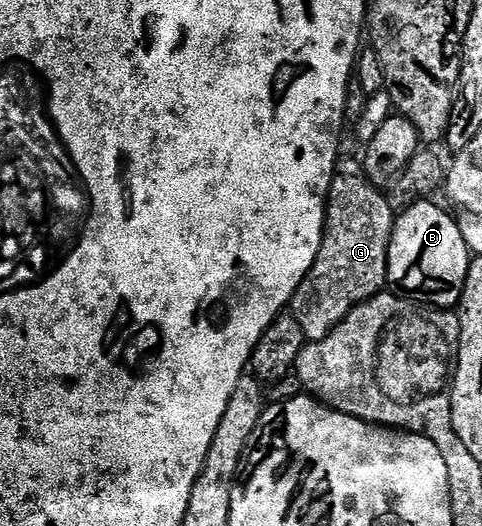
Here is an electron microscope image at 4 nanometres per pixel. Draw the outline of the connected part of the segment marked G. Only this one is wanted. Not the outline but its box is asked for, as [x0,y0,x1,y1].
[290,155,396,343]

